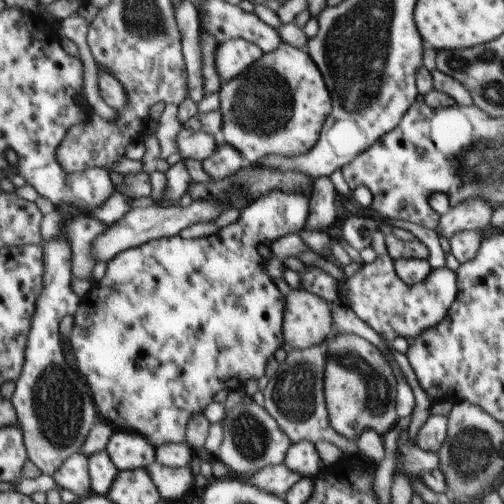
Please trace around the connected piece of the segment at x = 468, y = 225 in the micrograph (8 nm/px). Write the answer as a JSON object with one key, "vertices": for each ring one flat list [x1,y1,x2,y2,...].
{"vertices":[[469,197,460,204,453,205,443,214,438,228,439,235,450,238,457,232,486,230,490,226,493,206,481,197]]}

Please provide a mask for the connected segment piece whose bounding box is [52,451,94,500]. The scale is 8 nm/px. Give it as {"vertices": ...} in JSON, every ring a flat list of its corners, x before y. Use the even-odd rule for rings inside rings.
{"vertices":[[82,451,66,460,52,478,60,490,68,489,79,496,80,500,94,491,91,487,90,460]]}

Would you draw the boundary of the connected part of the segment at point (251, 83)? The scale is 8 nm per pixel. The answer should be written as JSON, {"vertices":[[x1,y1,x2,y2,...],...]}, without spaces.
{"vertices":[[281,42,272,52,264,53,263,58,252,63,242,75,226,81,219,90,222,128,219,138,233,146,246,160,254,165,268,155,297,157,305,155,317,142,332,112,332,99,324,77,307,51]]}

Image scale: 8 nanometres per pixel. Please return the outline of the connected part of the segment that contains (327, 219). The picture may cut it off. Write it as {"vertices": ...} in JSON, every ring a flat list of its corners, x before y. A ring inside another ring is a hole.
{"vertices":[[318,177,314,180,305,228,309,231,323,231,338,221,335,207,337,204,337,190,334,188,330,177]]}

